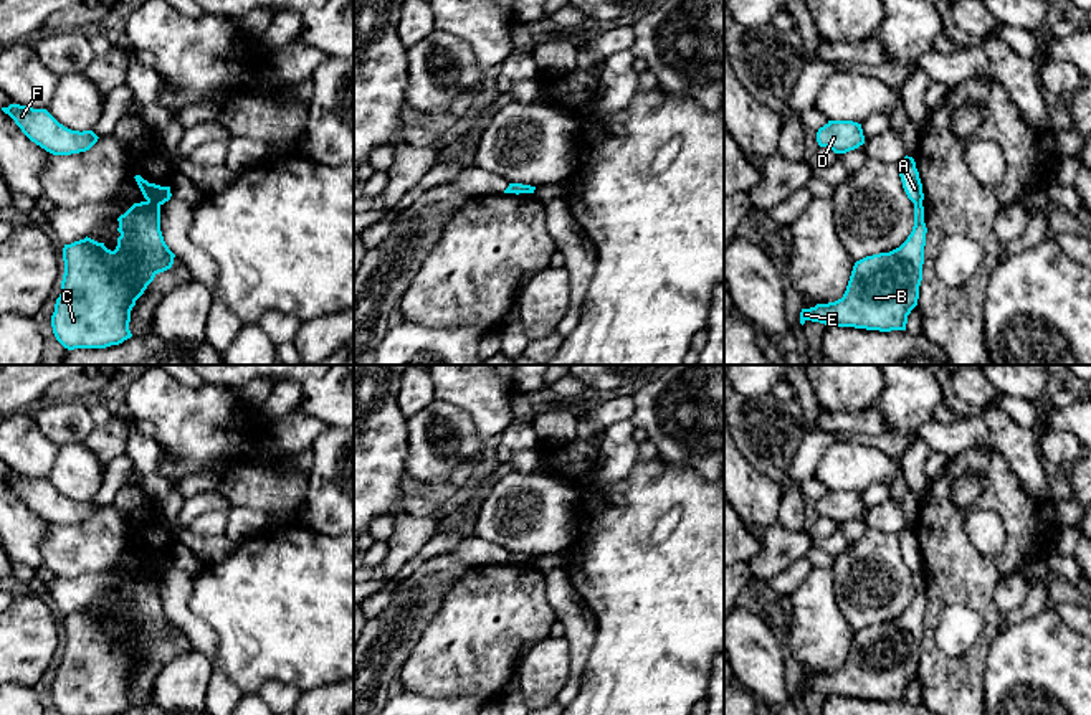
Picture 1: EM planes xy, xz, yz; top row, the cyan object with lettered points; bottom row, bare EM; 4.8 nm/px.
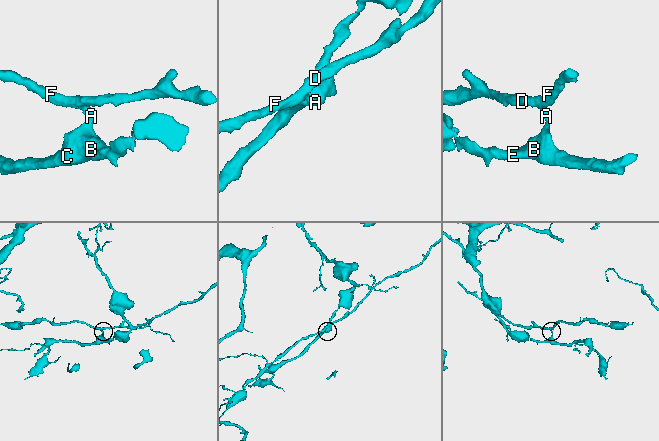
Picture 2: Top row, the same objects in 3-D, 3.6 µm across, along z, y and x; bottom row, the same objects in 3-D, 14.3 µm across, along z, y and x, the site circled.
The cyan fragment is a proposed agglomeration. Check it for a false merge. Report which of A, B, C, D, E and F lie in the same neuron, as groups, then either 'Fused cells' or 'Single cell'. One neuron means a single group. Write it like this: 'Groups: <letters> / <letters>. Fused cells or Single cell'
Groups: A D F / B C E. Fused cells

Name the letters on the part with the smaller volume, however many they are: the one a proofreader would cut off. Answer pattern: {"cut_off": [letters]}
{"cut_off": ["A", "D", "F"]}

